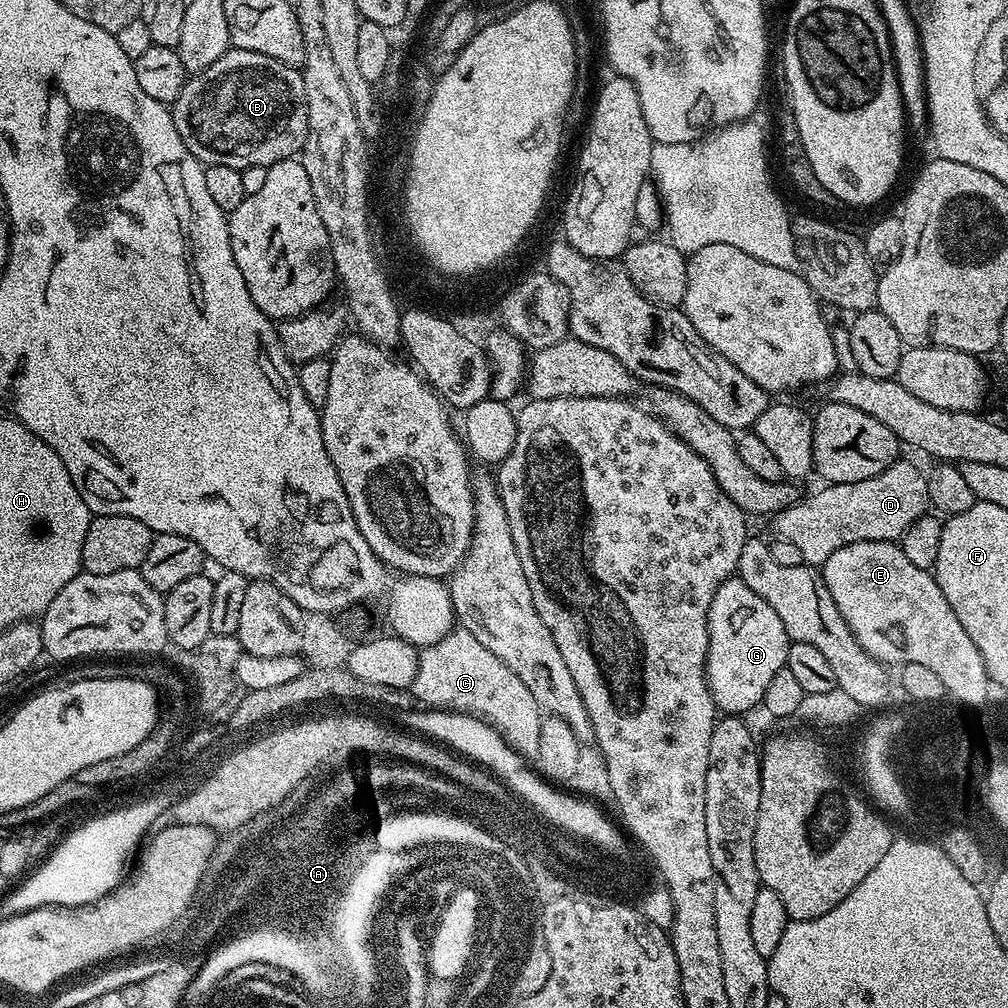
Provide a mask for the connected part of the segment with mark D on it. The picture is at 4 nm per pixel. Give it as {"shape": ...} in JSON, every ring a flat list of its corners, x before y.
{"shape":[[907,458,894,461,882,474,874,478,866,478,862,482,846,482,845,484,828,484,820,486,817,492,805,495,790,505,786,510,775,513,771,521,772,528,797,552,803,563,823,566,826,558,834,554,834,550,842,550,842,546,850,546,850,542,882,542,883,540,899,541,904,531,918,518,929,511,928,477,916,464]]}

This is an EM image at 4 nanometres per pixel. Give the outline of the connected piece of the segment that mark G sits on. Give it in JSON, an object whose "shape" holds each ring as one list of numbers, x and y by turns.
{"shape":[[733,578,722,582,710,602,708,610,708,653,704,663,704,674,708,678,708,689,717,709,724,714,745,714,752,707,762,705,762,694,766,694,766,686,778,674,778,670,786,667,788,662,789,638,786,626,774,614,767,602,762,602,746,582]]}

